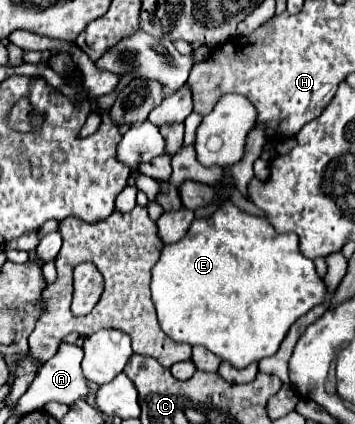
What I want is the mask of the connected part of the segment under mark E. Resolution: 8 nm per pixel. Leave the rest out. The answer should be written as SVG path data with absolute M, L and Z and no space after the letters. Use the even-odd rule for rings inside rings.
M224 201L208 219L194 219L184 239L164 245L158 263L152 267L150 289L160 327L170 339L202 345L238 369L274 355L288 327L328 297L328 287L318 277L312 259L300 253L298 237L276 233L266 219L240 211L232 201Z

